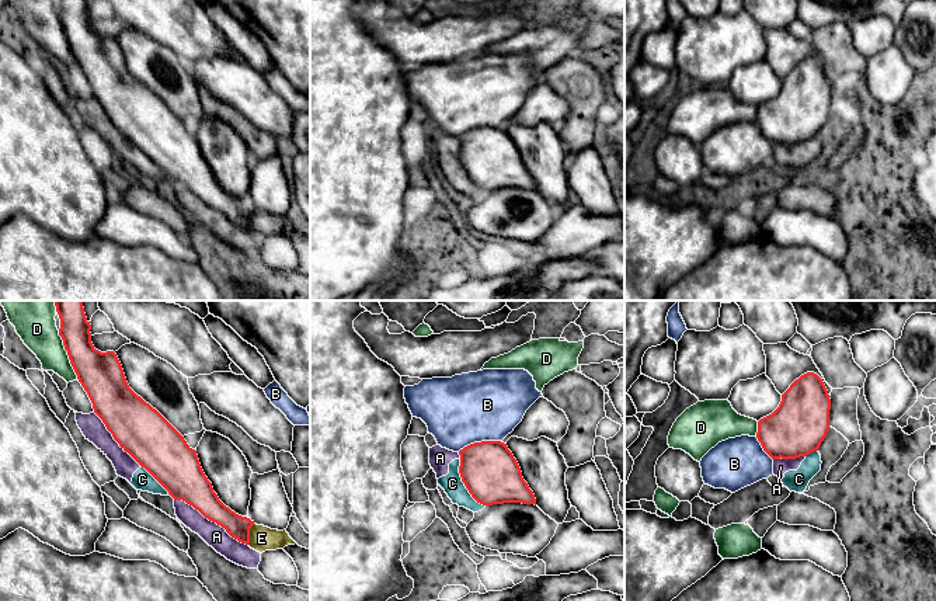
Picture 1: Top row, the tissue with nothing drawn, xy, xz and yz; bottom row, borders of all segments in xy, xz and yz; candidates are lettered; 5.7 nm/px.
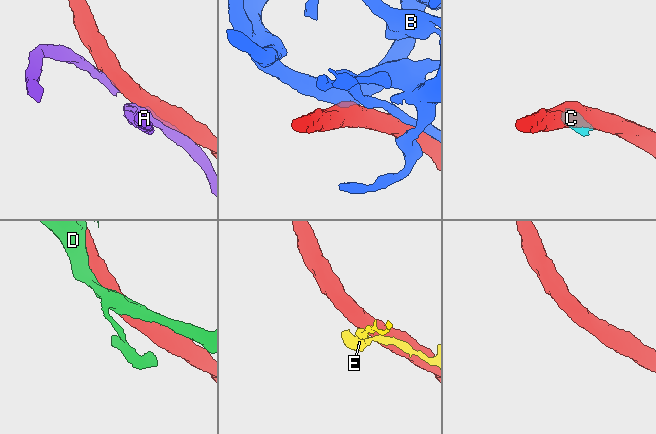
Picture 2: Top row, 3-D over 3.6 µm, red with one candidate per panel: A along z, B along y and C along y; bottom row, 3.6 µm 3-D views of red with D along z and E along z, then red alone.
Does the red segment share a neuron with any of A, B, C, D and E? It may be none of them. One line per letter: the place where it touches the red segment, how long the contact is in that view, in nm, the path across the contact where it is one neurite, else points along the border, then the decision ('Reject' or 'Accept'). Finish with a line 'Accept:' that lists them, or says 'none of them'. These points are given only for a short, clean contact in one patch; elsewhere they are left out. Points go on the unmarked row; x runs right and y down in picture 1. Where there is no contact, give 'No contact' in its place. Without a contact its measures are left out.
A: Touches red at xy (211, 205). Shared border 500 nm. Reject
B: Touches red at xz (479, 128). Shared border 260 nm. Reject
C: Touches red at xz (463, 167). Shared border 320 nm. Reject
D: Touches red at xy (68, 40). Shared border 320 nm. Reject
E: Touches red at xy (249, 219). Shared border 130 nm. Reject
Accept: none of them

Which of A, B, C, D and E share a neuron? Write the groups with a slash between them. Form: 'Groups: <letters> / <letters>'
Groups: A C / B / D / E

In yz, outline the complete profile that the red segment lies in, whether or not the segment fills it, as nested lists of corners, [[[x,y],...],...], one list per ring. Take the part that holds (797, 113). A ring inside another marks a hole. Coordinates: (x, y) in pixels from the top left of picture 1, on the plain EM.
[[[807,58],[782,80],[779,93],[758,107],[756,124],[772,145],[818,136],[829,115],[831,84],[822,65]]]

